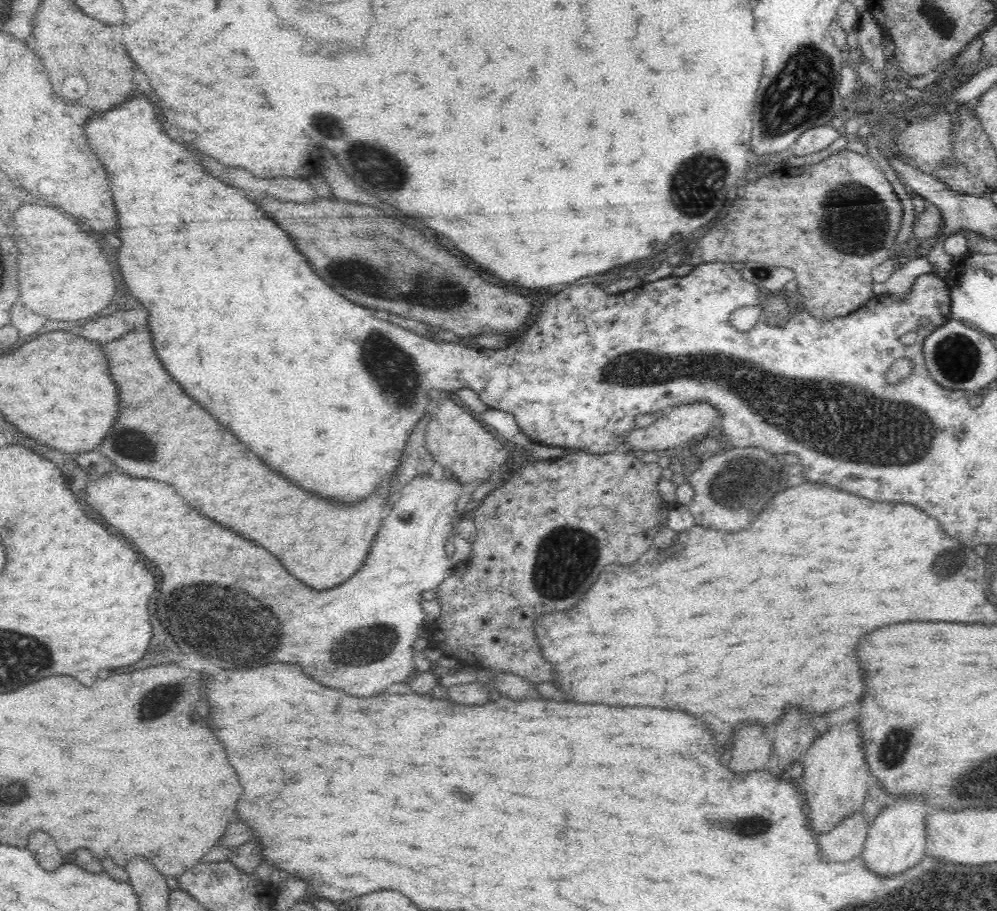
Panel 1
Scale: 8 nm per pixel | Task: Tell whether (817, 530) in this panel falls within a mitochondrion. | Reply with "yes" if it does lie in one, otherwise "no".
no

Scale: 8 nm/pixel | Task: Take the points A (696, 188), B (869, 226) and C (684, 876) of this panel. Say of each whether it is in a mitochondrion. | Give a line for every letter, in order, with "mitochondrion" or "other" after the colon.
A: mitochondrion
B: mitochondrion
C: other

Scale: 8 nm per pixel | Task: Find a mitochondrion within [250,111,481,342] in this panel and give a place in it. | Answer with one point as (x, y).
(376, 167)

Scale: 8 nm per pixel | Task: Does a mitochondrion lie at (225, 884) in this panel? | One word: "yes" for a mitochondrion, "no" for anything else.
no

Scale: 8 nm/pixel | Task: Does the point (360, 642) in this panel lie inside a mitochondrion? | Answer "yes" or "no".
yes

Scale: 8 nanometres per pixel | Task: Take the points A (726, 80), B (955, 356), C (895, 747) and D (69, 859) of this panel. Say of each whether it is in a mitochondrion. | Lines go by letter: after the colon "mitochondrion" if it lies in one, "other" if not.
A: other
B: mitochondrion
C: mitochondrion
D: other

